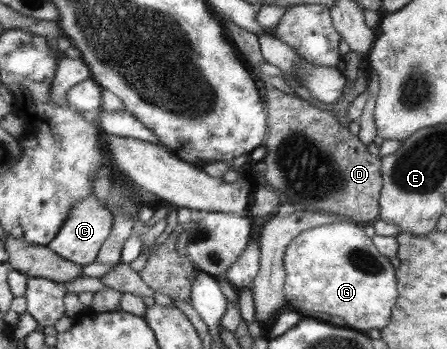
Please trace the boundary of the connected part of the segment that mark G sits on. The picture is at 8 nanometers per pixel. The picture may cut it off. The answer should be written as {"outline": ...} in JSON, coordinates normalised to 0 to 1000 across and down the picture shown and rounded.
{"outline":[[[747,633],[720,648],[676,662],[662,673],[658,685],[644,696],[640,728],[633,734],[633,768],[640,774],[640,808],[633,819],[633,840],[640,862],[653,888],[698,888],[698,894],[716,894],[716,900],[738,900],[738,905],[761,905],[772,923],[772,934],[794,940],[799,948],[850,946],[870,926],[877,885],[884,880],[890,851],[890,808],[884,802],[884,771],[864,734],[855,734],[839,705],[832,705],[828,682],[814,676],[810,650],[792,648],[792,636]]]}

